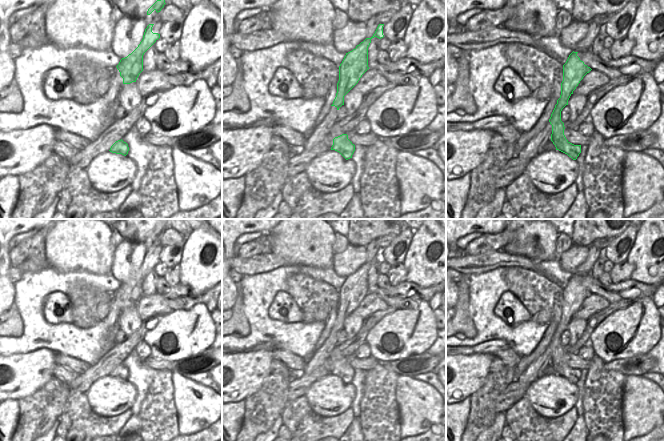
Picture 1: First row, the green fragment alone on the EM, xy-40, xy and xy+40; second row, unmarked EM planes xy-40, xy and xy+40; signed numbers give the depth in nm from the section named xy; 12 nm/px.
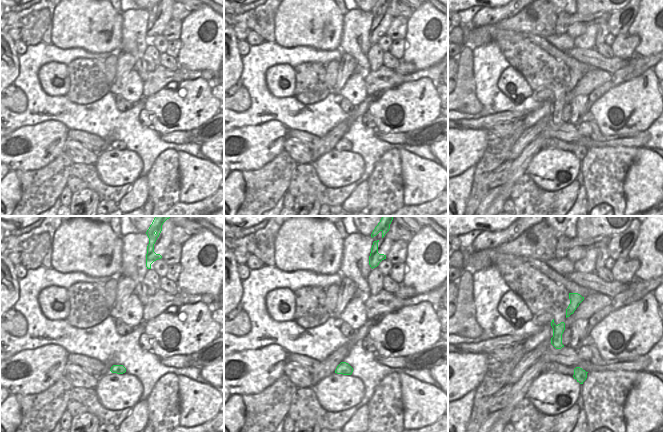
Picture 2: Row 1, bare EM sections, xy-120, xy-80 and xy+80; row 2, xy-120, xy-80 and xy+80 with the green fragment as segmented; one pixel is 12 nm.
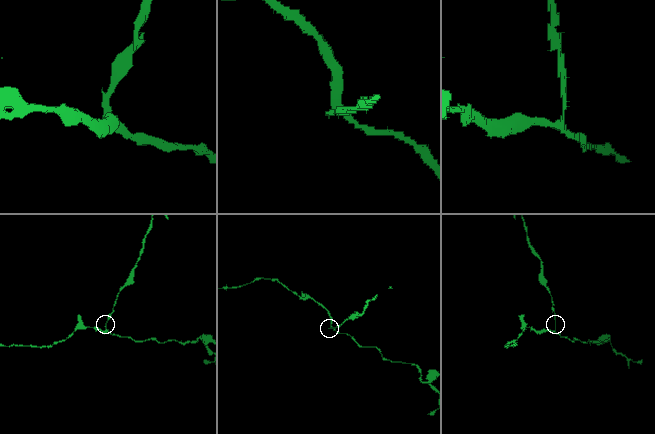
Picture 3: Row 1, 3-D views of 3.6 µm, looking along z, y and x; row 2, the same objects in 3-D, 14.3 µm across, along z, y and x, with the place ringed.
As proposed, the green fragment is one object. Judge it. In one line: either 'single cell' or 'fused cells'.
fused cells

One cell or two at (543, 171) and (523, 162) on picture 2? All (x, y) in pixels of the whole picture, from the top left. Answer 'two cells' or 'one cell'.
two cells

